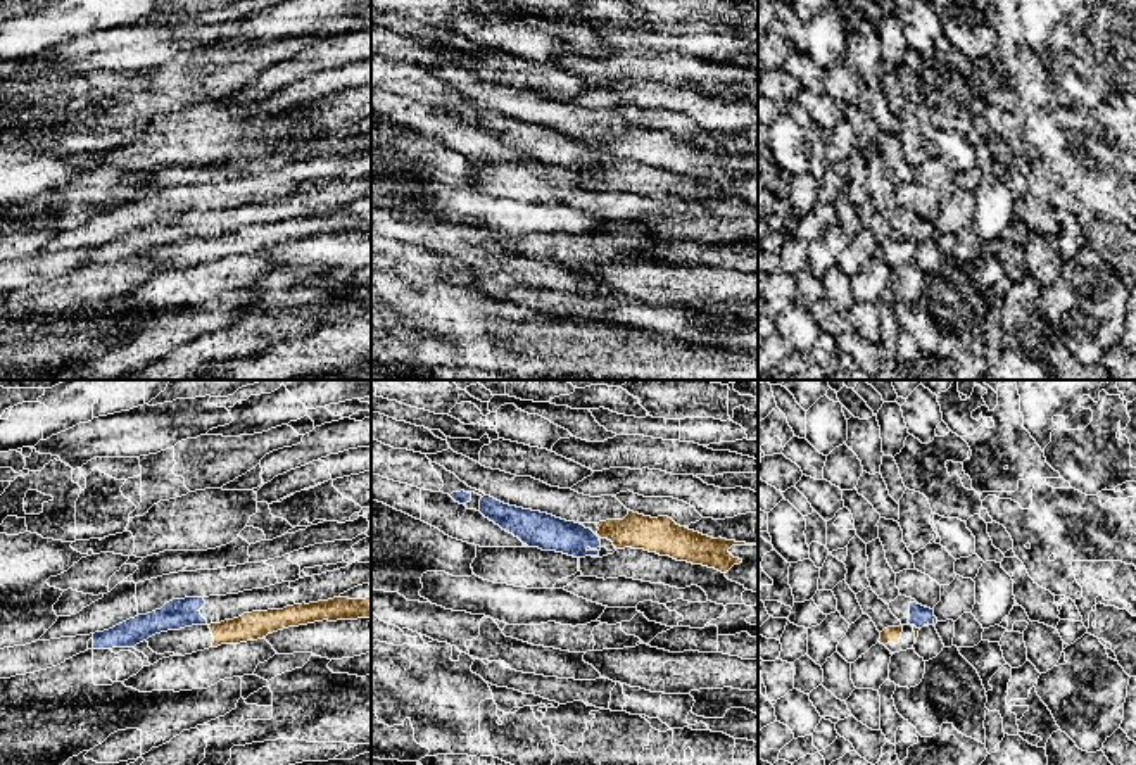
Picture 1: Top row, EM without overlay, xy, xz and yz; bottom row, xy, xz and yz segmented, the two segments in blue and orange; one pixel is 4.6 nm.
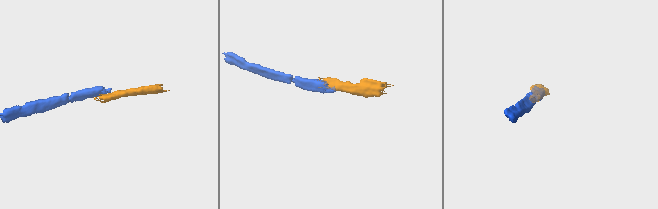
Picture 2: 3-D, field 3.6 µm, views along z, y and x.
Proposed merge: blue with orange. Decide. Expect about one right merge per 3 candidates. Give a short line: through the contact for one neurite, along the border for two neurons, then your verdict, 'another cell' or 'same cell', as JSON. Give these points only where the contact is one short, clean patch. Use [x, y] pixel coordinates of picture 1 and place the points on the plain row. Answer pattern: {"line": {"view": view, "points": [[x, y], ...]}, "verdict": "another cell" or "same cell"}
{"line": {"view": "yz", "points": [[915, 239], [919, 242]]}, "verdict": "another cell"}

